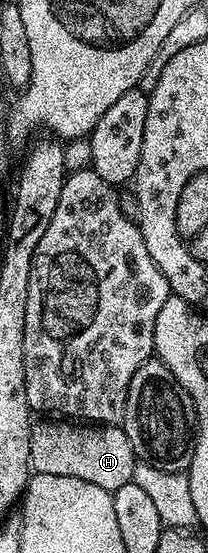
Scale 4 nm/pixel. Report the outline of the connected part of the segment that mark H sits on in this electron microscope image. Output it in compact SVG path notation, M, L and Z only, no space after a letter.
M41 420L33 428L31 436L30 467L47 476L71 476L75 480L87 480L95 488L107 491L123 488L133 481L133 467L139 459L127 440L124 429L117 424L78 424L73 420Z

